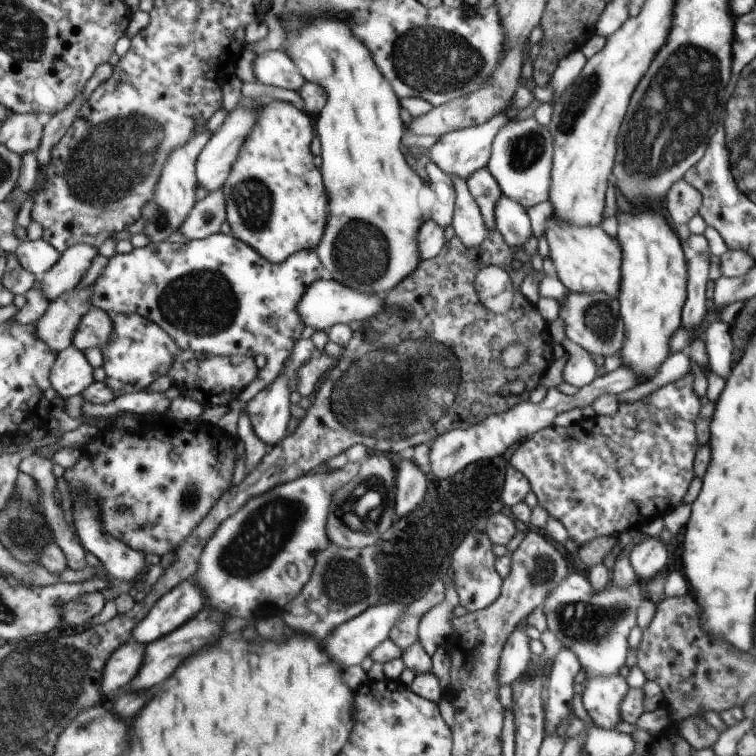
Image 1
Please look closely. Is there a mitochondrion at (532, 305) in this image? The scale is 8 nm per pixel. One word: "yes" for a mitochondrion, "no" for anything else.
no

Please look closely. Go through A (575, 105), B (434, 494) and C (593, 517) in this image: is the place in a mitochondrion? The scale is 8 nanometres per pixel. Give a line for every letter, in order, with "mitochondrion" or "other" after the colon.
A: mitochondrion
B: other
C: other

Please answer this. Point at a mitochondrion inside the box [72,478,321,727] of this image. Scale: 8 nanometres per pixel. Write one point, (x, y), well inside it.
(269, 526)

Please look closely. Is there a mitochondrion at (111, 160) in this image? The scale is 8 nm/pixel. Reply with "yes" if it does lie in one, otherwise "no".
yes

